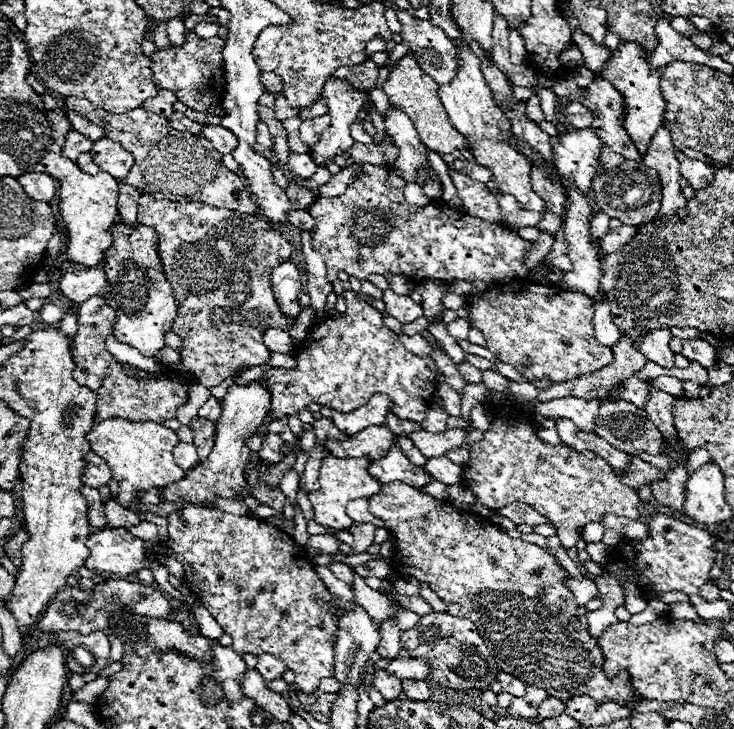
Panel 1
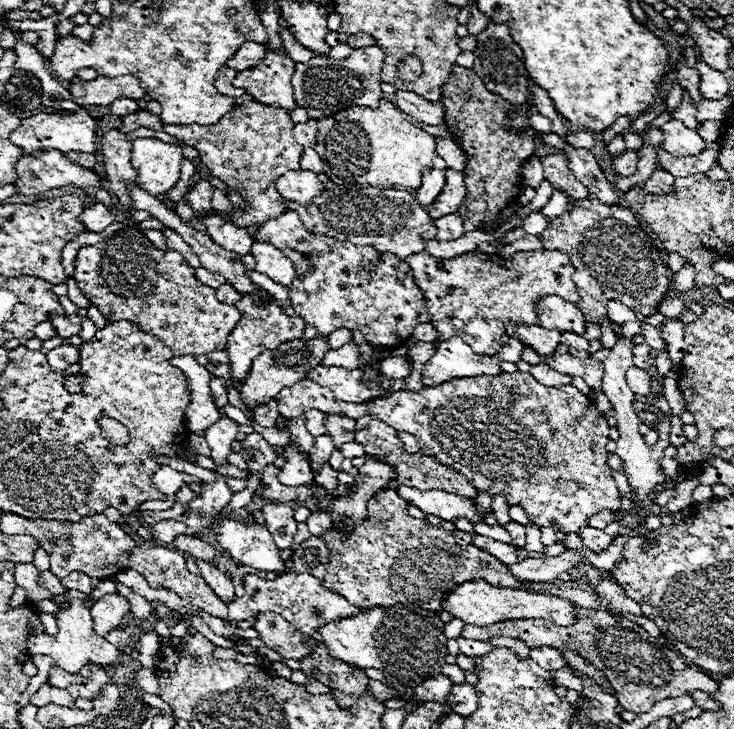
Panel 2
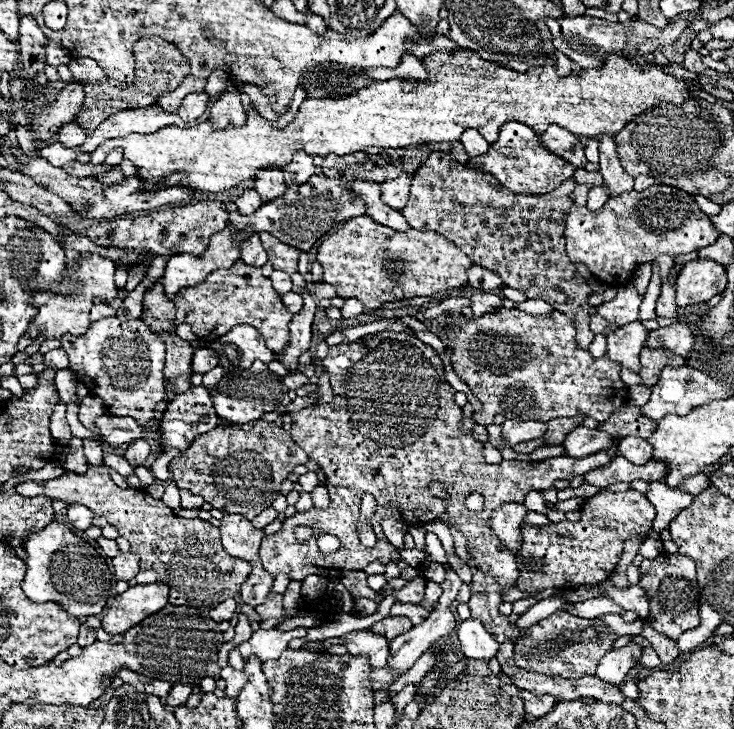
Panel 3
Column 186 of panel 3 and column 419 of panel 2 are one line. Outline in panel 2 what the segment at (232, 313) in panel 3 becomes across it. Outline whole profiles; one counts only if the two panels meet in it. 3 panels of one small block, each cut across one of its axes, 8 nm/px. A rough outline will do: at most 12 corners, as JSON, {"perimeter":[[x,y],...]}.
{"perimeter":[[298,212],[256,240],[292,260],[290,308],[328,336],[396,346],[430,322],[408,264],[312,234]]}

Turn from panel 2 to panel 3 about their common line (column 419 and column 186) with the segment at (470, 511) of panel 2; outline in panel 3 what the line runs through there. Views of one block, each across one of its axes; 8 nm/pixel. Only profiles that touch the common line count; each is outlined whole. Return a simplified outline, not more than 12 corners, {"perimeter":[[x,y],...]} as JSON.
{"perimeter":[[180,490],[182,508],[200,508],[202,496]]}

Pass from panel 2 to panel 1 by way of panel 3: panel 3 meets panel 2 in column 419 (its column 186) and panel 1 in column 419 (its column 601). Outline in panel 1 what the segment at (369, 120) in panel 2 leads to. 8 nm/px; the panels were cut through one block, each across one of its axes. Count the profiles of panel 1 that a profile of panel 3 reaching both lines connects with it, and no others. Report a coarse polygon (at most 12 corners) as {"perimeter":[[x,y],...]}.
{"perimeter":[[410,52],[382,90],[438,154],[468,148]]}

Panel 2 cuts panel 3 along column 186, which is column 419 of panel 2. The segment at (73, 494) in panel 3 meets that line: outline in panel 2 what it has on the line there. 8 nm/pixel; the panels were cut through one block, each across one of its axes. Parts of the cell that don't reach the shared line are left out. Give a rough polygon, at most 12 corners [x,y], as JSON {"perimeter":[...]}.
{"perimeter":[[396,490],[320,538],[354,606],[440,612],[460,582],[518,588],[492,554],[410,518]]}

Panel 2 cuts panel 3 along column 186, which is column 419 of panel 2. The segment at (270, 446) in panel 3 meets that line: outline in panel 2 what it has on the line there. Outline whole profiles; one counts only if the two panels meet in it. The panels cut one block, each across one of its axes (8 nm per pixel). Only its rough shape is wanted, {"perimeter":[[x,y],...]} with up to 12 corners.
{"perimeter":[[356,420],[366,456],[418,490],[476,500],[476,488],[436,458],[404,450],[392,426]]}

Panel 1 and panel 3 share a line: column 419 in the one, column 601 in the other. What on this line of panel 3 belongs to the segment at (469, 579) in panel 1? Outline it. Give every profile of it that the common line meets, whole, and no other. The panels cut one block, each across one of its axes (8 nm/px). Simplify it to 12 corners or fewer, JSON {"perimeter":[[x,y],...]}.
{"perimeter":[[602,489],[578,522],[522,526],[516,588],[606,580],[656,516],[646,494]]}

